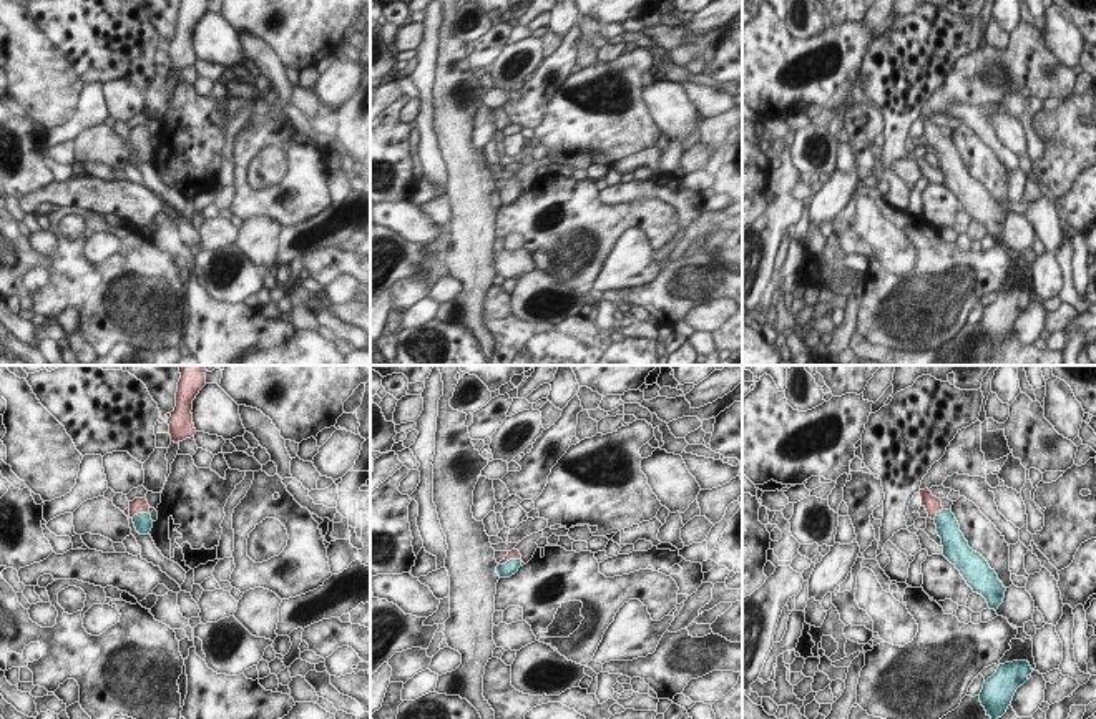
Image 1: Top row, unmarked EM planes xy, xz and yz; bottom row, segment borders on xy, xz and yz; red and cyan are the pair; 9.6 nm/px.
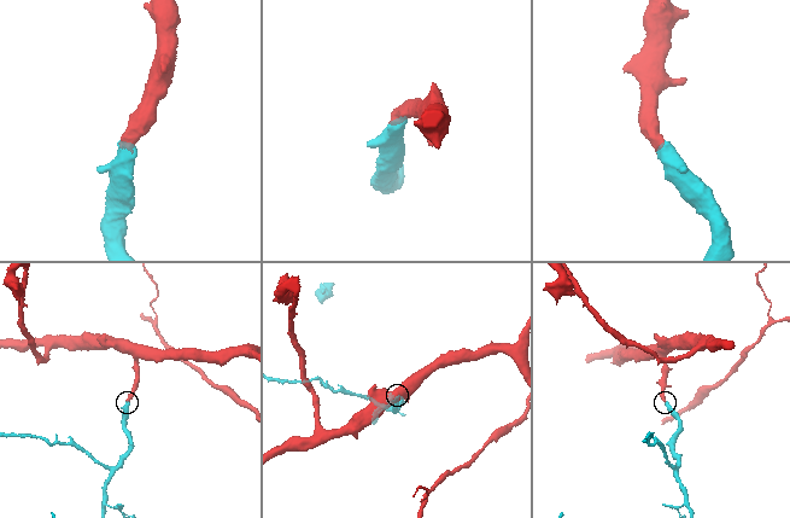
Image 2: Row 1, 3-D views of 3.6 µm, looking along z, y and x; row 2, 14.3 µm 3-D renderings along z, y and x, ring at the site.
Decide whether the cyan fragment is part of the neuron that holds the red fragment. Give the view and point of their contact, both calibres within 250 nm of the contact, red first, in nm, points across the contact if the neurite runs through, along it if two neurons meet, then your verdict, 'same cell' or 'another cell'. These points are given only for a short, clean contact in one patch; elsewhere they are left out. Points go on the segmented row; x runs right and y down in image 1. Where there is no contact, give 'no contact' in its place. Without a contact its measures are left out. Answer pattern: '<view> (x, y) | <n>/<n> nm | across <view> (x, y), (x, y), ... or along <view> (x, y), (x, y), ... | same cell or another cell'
xz (510, 558) | 100/140 nm | across xz (512, 555), (510, 558), (508, 568) | same cell

